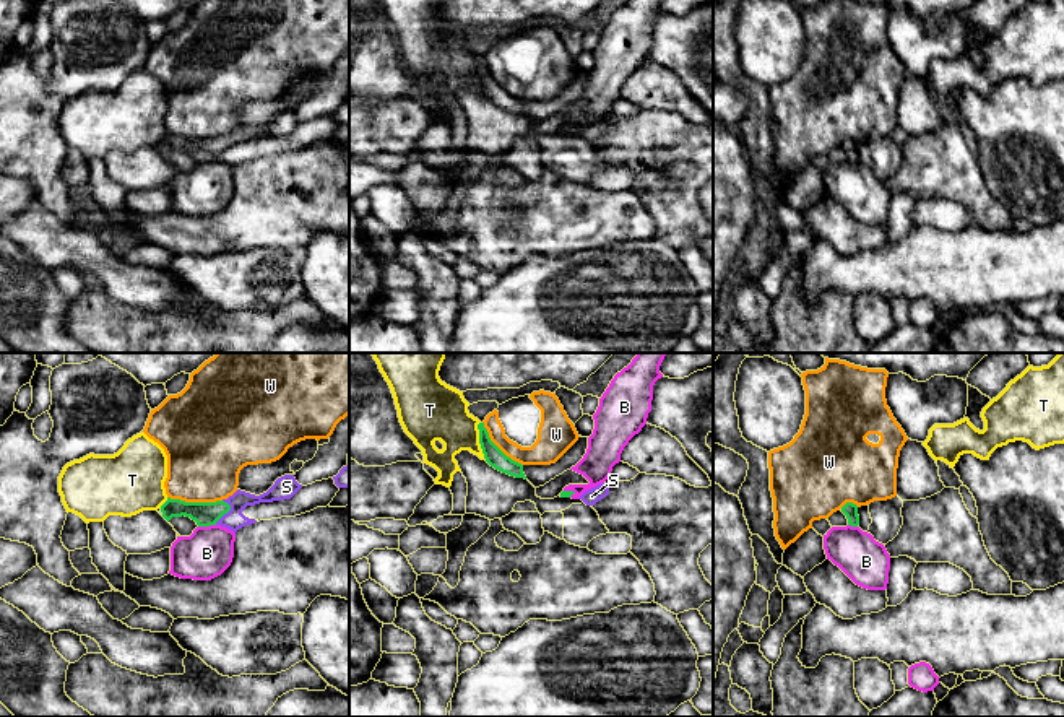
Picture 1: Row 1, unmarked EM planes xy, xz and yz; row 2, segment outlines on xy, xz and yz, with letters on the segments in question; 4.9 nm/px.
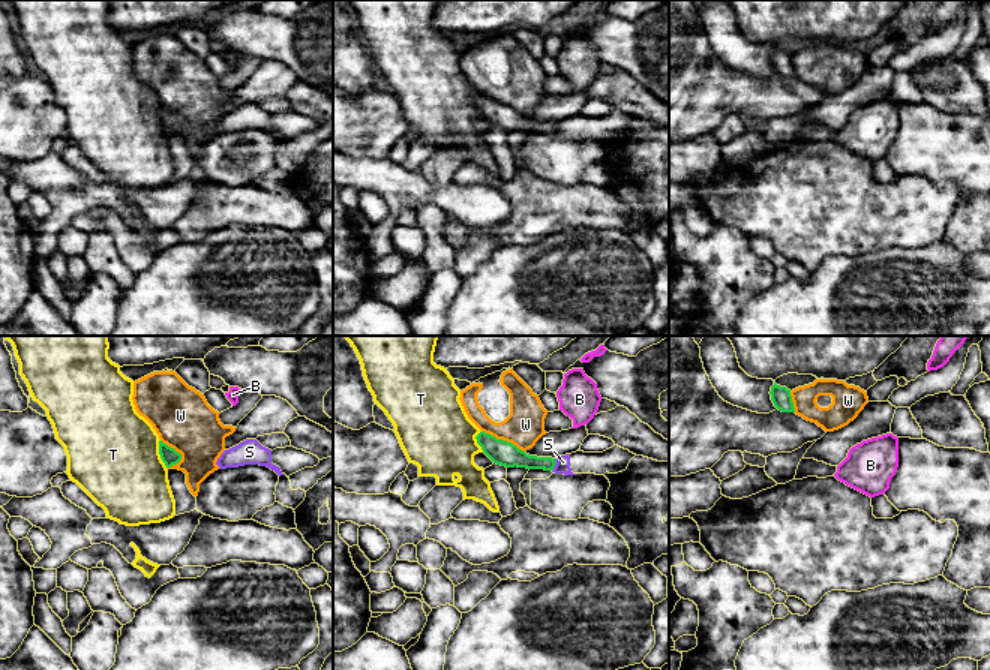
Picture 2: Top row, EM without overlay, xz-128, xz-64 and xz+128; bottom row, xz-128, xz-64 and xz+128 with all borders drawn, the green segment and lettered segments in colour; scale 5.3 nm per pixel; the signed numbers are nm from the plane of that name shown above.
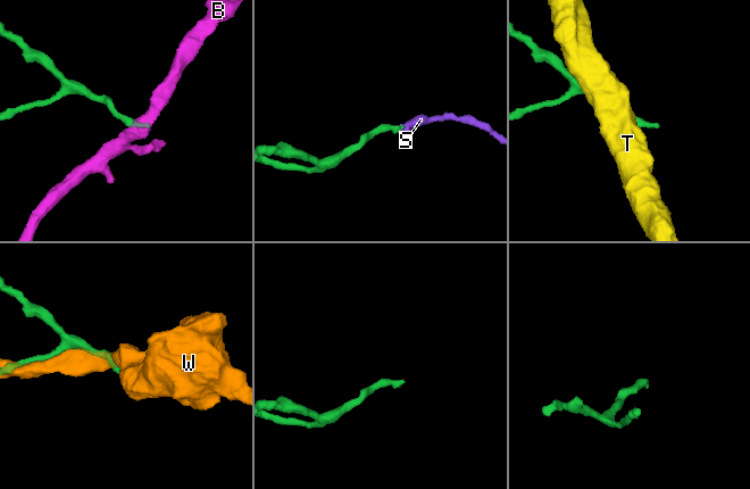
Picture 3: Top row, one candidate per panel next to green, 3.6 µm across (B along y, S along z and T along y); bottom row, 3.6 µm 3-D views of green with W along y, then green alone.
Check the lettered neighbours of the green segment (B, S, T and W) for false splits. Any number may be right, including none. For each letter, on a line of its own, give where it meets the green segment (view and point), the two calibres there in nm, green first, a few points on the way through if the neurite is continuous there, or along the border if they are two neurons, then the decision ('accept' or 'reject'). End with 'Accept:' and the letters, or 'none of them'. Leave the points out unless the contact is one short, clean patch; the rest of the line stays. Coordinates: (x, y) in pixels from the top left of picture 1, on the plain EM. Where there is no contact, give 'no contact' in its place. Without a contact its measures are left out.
B: xy (207, 161) | 120/240 nm | along xy (215, 160), (198, 163) | reject
S: xy (226, 148) | 120/100 nm | across xy (205, 150), (226, 148), (234, 155) | accept
T: xz (480, 77) | 90/280 nm | along xz (480, 57), (480, 82), (486, 95) | reject
W: xy (195, 139) | 120/380 nm | reject
Accept: S

